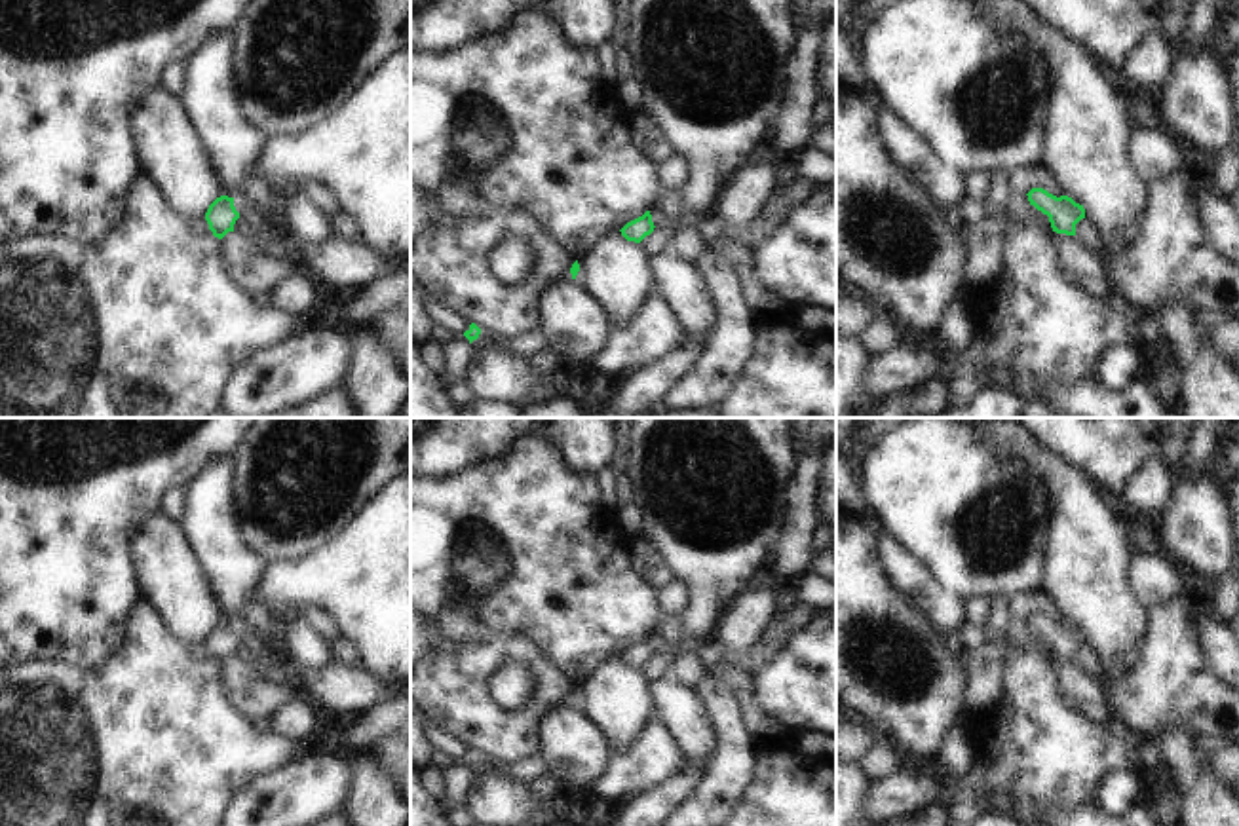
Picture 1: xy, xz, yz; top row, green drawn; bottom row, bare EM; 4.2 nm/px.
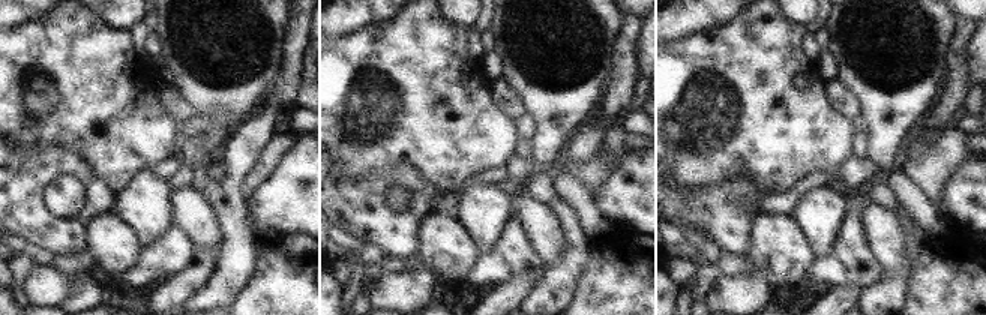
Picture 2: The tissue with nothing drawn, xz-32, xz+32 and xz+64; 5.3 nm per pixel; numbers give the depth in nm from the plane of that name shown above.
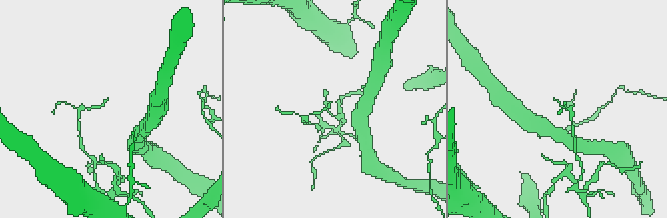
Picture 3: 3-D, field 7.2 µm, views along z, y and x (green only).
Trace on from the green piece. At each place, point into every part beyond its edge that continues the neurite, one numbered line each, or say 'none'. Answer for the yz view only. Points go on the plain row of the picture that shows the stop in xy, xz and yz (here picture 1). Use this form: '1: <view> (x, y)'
none

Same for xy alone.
none

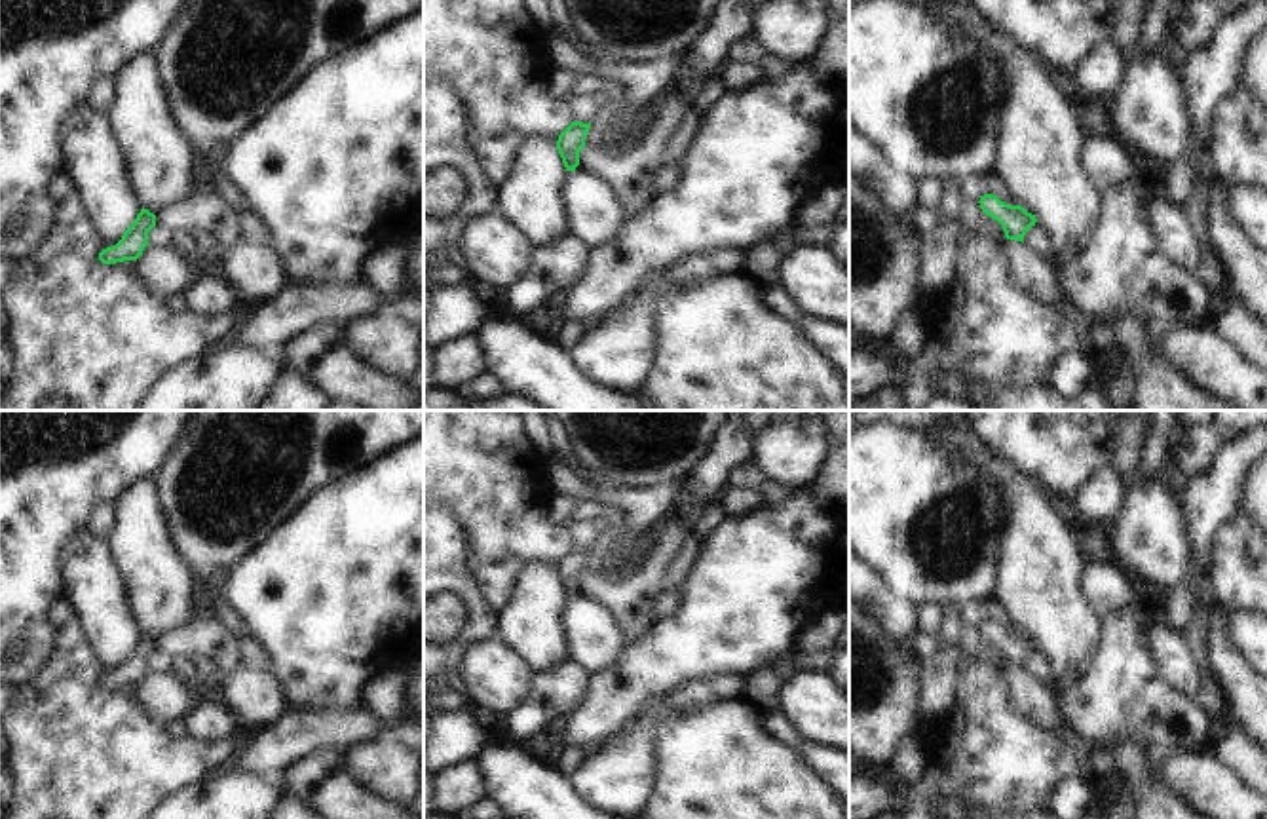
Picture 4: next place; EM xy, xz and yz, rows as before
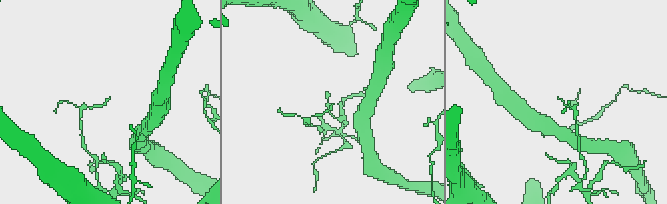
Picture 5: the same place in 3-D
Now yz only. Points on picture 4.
none

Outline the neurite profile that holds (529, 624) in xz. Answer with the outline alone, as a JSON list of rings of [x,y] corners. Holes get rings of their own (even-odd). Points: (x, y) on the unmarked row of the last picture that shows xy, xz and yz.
[[[555,561],[524,564],[509,600],[496,614],[496,637],[528,663],[532,675],[568,659],[560,623],[566,593],[557,566]]]

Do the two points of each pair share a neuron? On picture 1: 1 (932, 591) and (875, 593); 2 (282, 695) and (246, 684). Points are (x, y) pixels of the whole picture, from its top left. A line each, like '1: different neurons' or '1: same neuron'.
1: different neurons
2: same neuron

